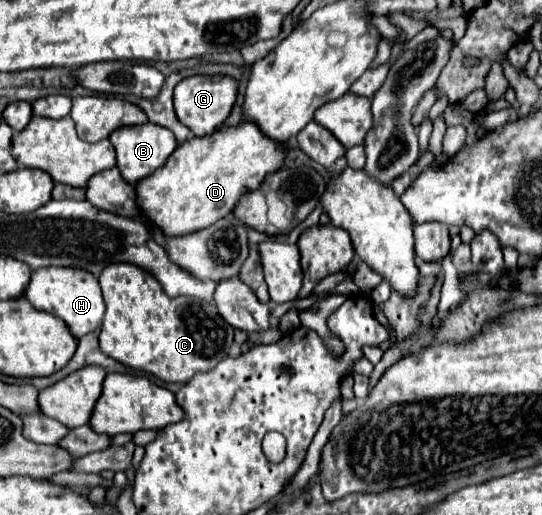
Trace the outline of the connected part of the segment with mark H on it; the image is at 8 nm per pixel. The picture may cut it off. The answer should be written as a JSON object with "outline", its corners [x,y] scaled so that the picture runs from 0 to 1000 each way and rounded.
{"outline":[[[70,520],[59,528],[59,544],[44,575],[48,583],[55,583],[55,590],[63,590],[63,598],[77,598],[111,614],[125,629],[137,656],[151,656],[155,649],[181,641],[192,617],[192,579],[181,540],[166,528],[155,528],[151,520]]]}

